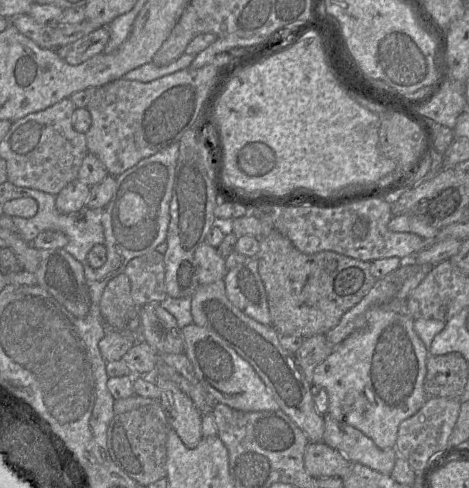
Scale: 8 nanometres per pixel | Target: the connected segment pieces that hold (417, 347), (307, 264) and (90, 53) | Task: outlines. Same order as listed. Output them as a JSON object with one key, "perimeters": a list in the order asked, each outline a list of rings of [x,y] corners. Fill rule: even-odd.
{"perimeters":[[[[394,297],[372,307],[366,313],[366,325],[335,346],[331,354],[314,369],[310,378],[312,385],[326,390],[328,413],[361,431],[381,449],[394,448],[400,423],[414,415],[427,400],[423,384],[429,353],[414,330],[414,321],[407,300]]],[[[272,231],[268,236],[258,239],[260,240],[260,249],[256,257],[258,272],[267,294],[271,326],[279,335],[299,335],[303,338],[325,335],[339,323],[348,310],[362,300],[377,280],[370,271],[371,262],[333,251],[304,254],[278,231]]],[[[102,26],[83,38],[56,49],[58,56],[70,65],[79,65],[103,53],[110,39],[108,26]]]]}

